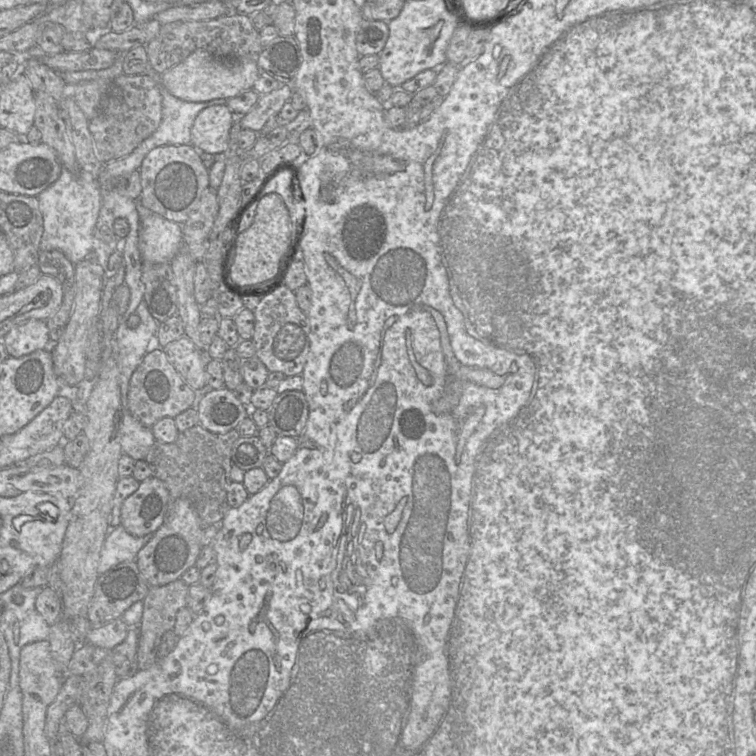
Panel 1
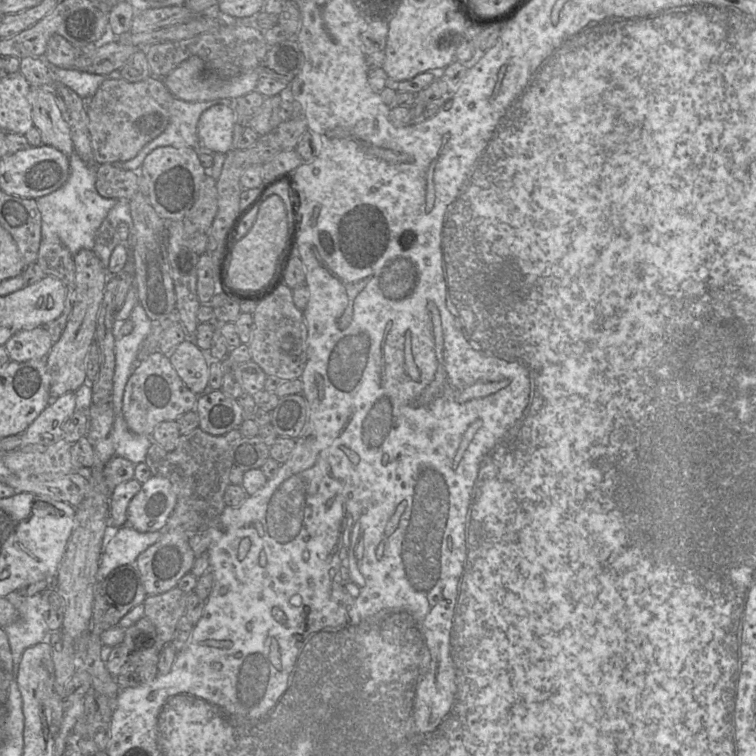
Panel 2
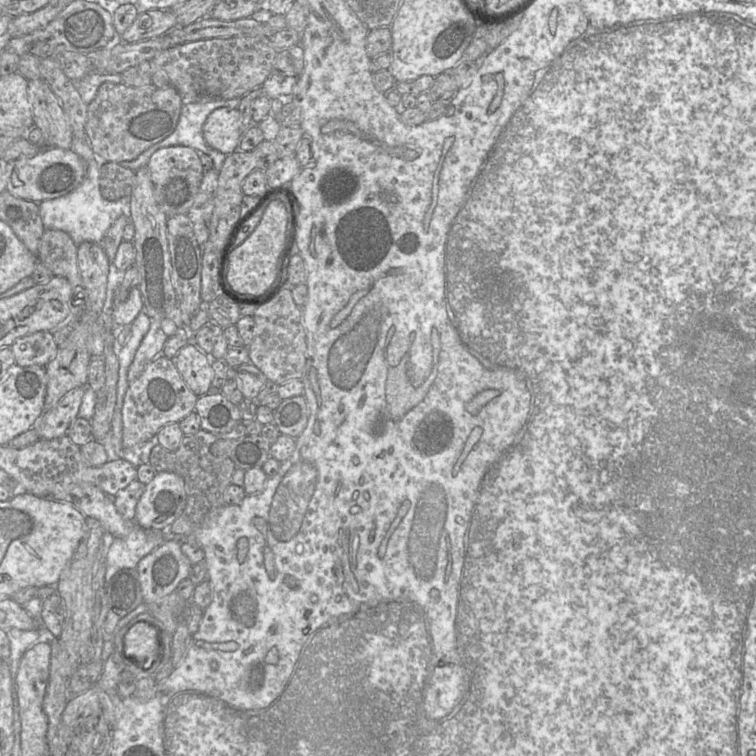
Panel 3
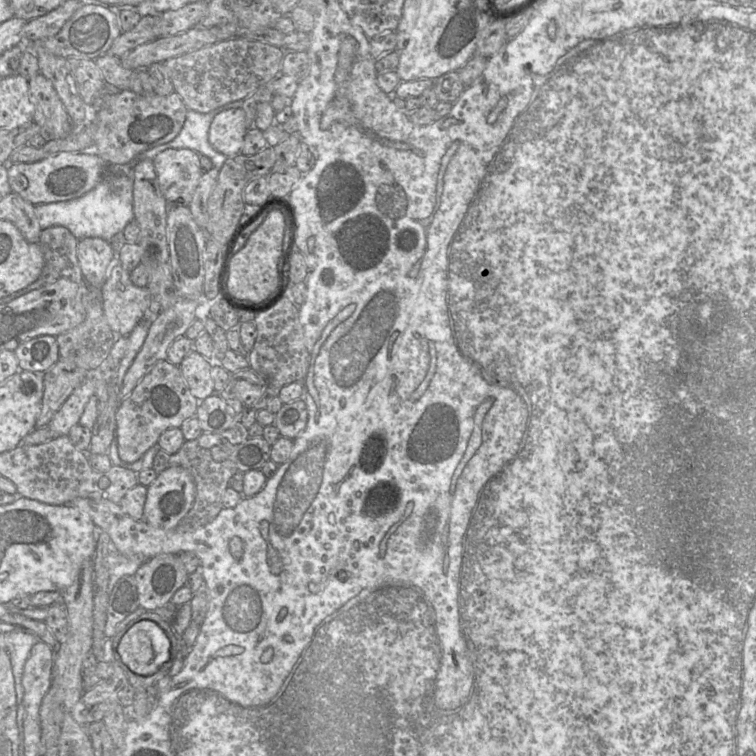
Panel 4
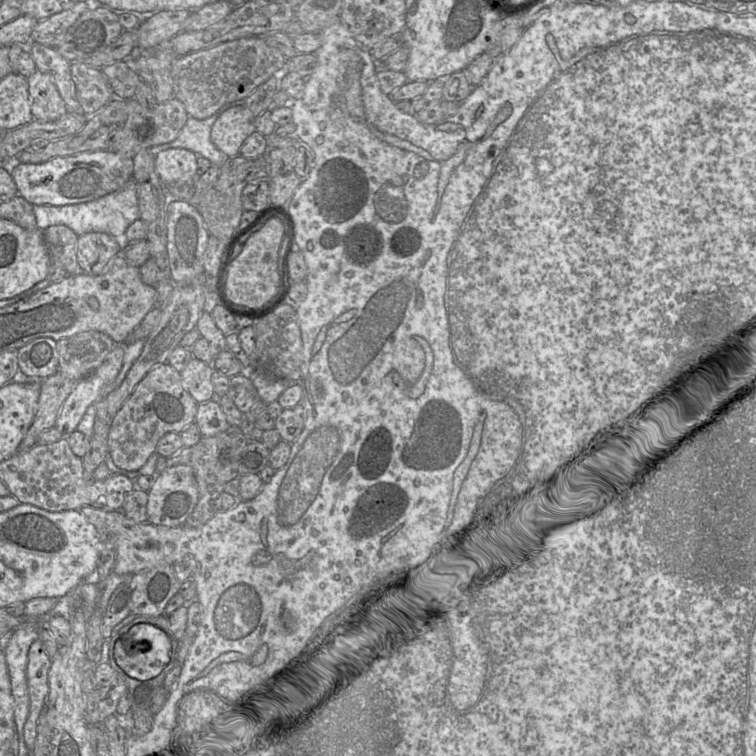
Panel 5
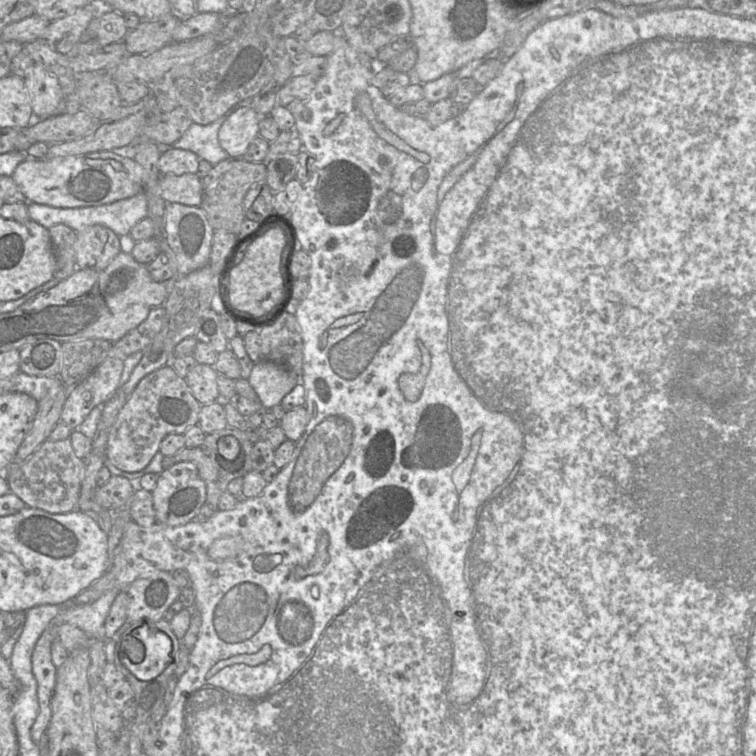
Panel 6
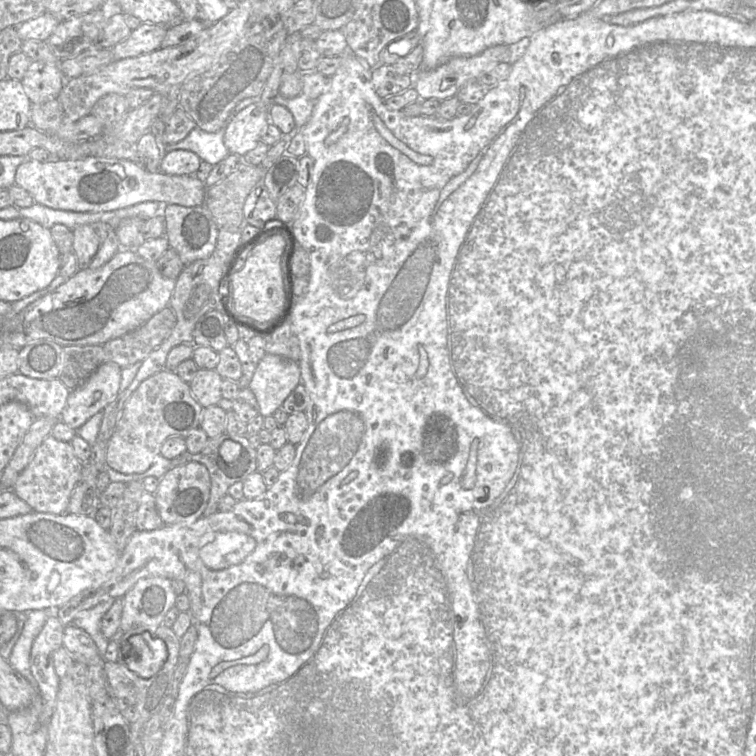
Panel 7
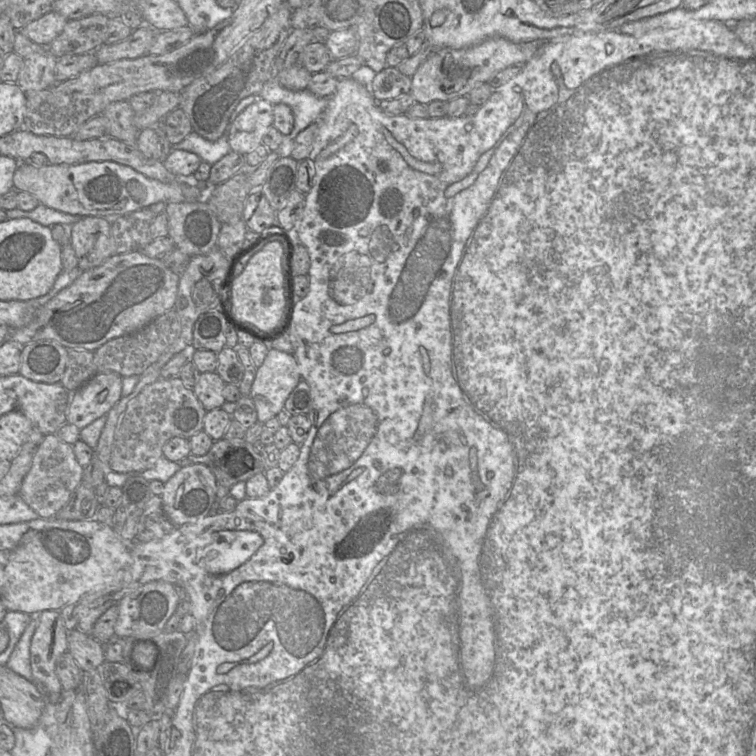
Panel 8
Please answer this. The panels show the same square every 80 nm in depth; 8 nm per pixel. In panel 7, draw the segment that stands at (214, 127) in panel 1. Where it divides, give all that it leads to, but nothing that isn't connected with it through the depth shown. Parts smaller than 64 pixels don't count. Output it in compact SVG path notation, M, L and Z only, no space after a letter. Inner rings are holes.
M257 101L238 112L228 123L226 120L223 140L230 153L243 157L256 147L270 123L269 106Z

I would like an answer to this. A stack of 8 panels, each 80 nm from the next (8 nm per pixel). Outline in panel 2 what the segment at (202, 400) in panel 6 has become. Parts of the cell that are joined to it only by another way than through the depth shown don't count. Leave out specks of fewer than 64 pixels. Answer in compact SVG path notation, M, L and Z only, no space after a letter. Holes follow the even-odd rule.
M187 338L172 350L169 360L184 384L201 395L208 385L209 364L213 361L209 351L202 351L193 338Z

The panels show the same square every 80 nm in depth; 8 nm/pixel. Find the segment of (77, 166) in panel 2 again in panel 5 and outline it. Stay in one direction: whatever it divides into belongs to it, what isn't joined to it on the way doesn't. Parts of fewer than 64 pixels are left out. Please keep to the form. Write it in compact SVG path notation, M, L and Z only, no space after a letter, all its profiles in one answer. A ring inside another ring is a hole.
M131 178L119 190L85 203L62 206L33 205L33 212L36 227L41 231L53 225L64 225L77 236L100 232L109 234L116 239L123 239L130 224L140 219L136 182Z

